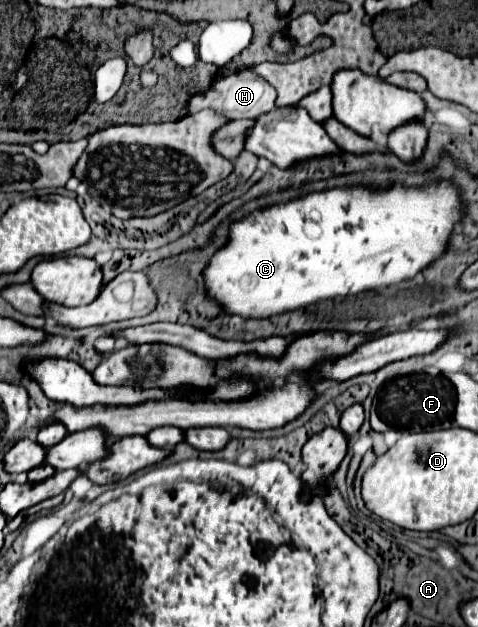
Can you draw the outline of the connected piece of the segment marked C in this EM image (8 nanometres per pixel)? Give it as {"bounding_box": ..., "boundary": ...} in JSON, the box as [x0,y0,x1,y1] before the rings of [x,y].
{"bounding_box":[205,180,461,318],"boundary":[[[431,180],[429,188],[333,188],[313,192],[305,198],[271,206],[235,222],[227,246],[211,258],[205,270],[207,290],[227,312],[235,312],[243,318],[267,318],[285,310],[303,308],[321,298],[349,296],[403,282],[433,264],[447,250],[449,234],[461,216],[457,186],[449,182]]]}

